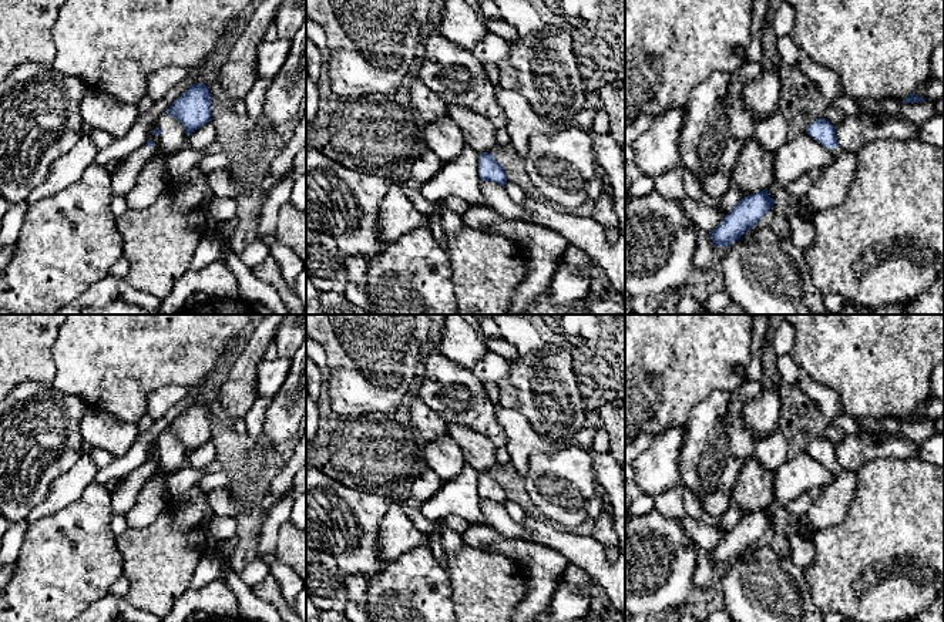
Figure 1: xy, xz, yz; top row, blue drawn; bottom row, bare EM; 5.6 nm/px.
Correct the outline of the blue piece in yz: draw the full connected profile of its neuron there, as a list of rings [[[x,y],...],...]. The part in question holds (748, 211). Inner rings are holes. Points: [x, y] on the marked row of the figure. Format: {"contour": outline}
{"contour": [[[767,188],[742,198],[725,216],[725,219],[709,232],[713,248],[730,246],[735,241],[755,226],[760,218],[773,206],[775,199]]]}

